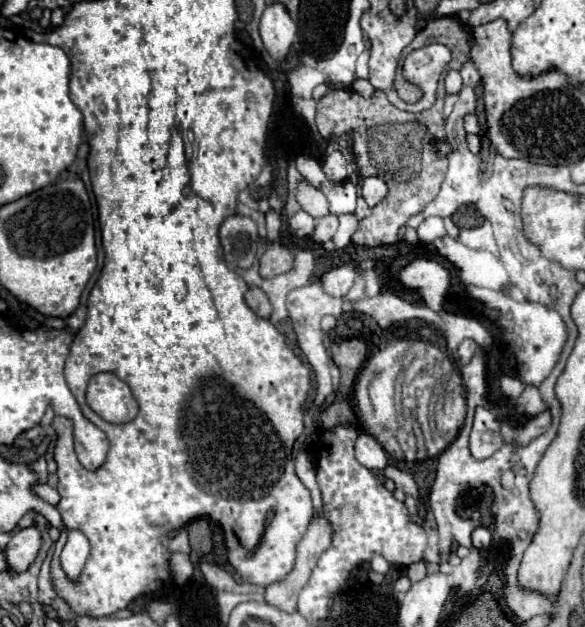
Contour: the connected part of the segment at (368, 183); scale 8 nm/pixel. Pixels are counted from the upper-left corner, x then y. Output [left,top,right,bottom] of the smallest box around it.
[362,177,388,207]

